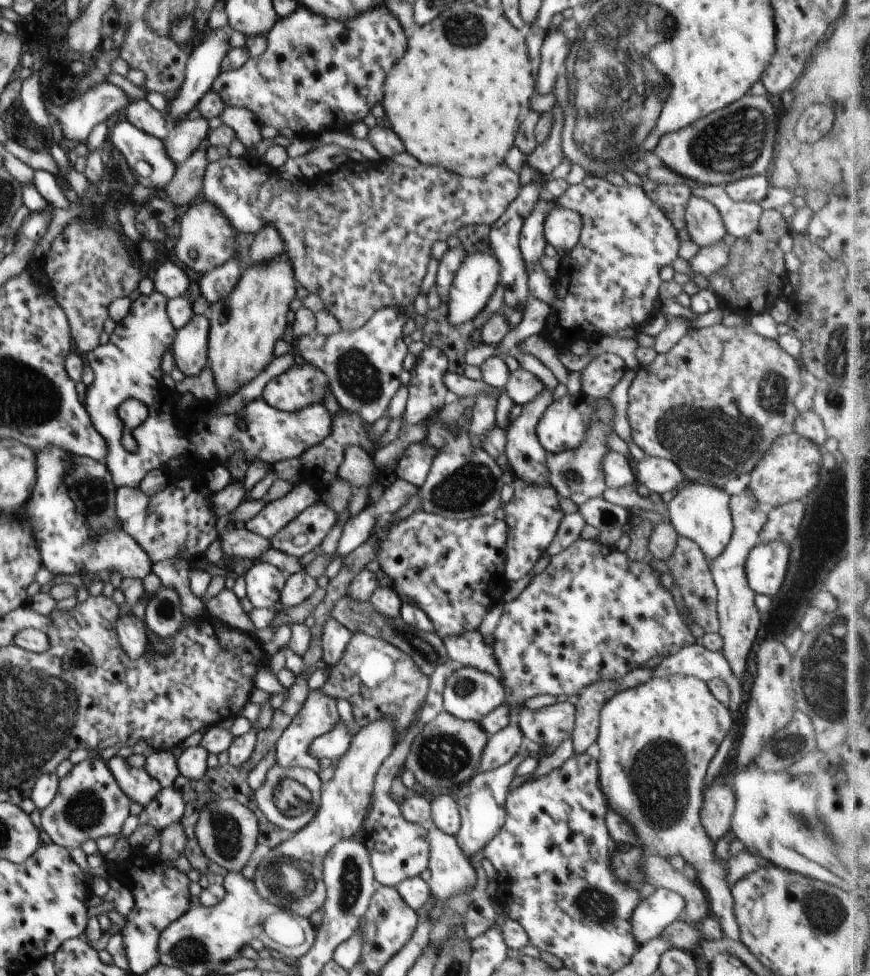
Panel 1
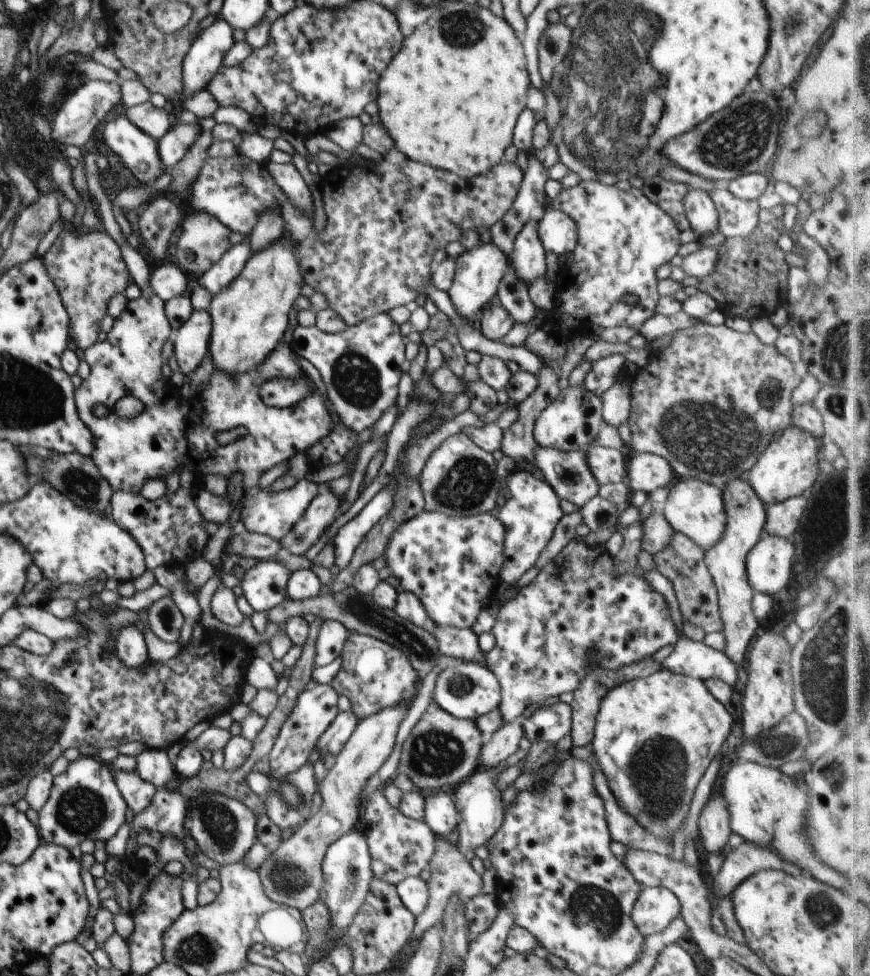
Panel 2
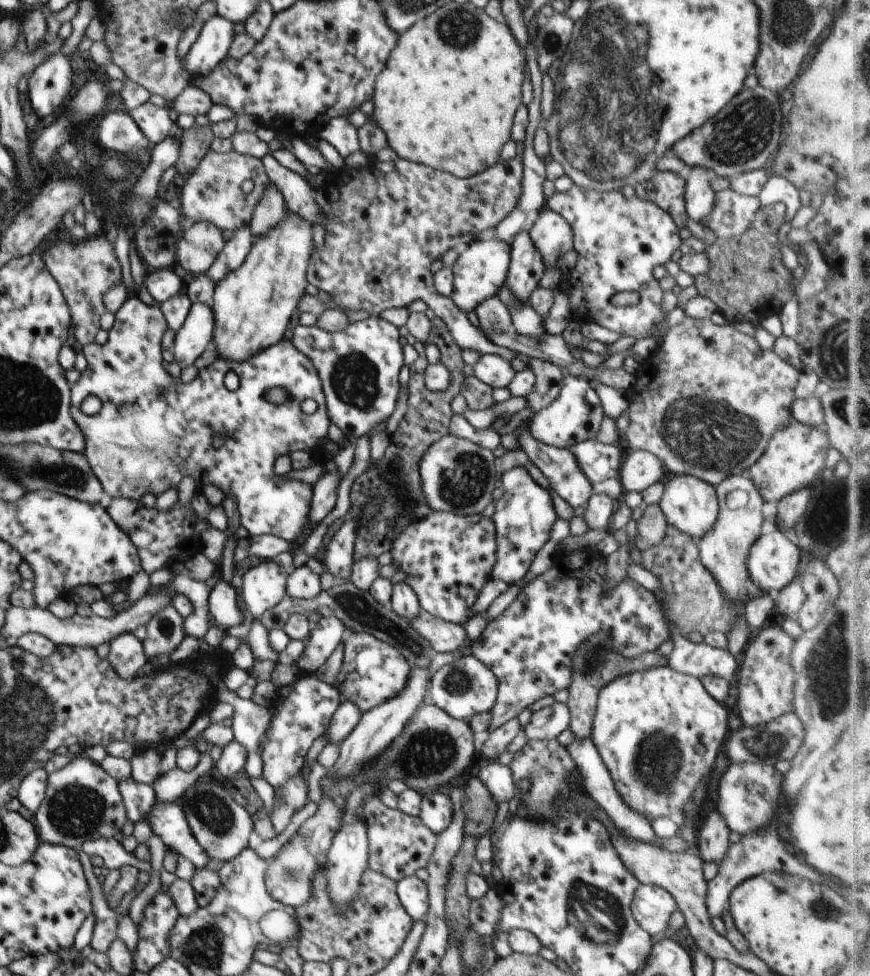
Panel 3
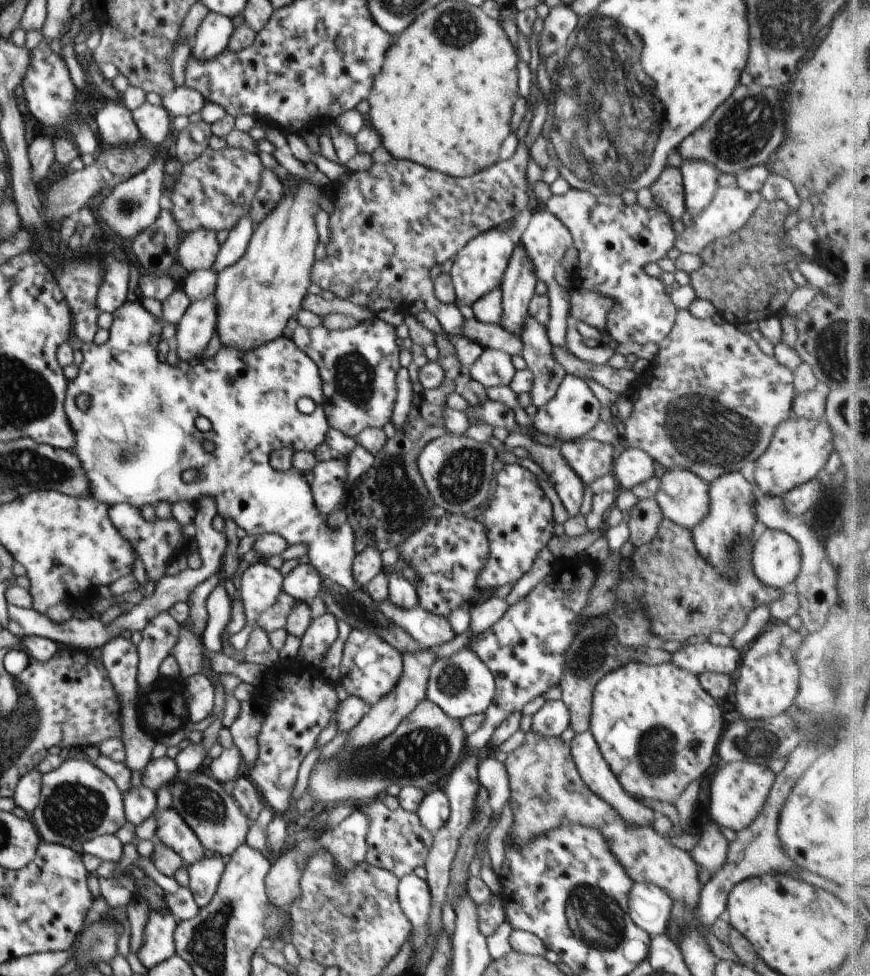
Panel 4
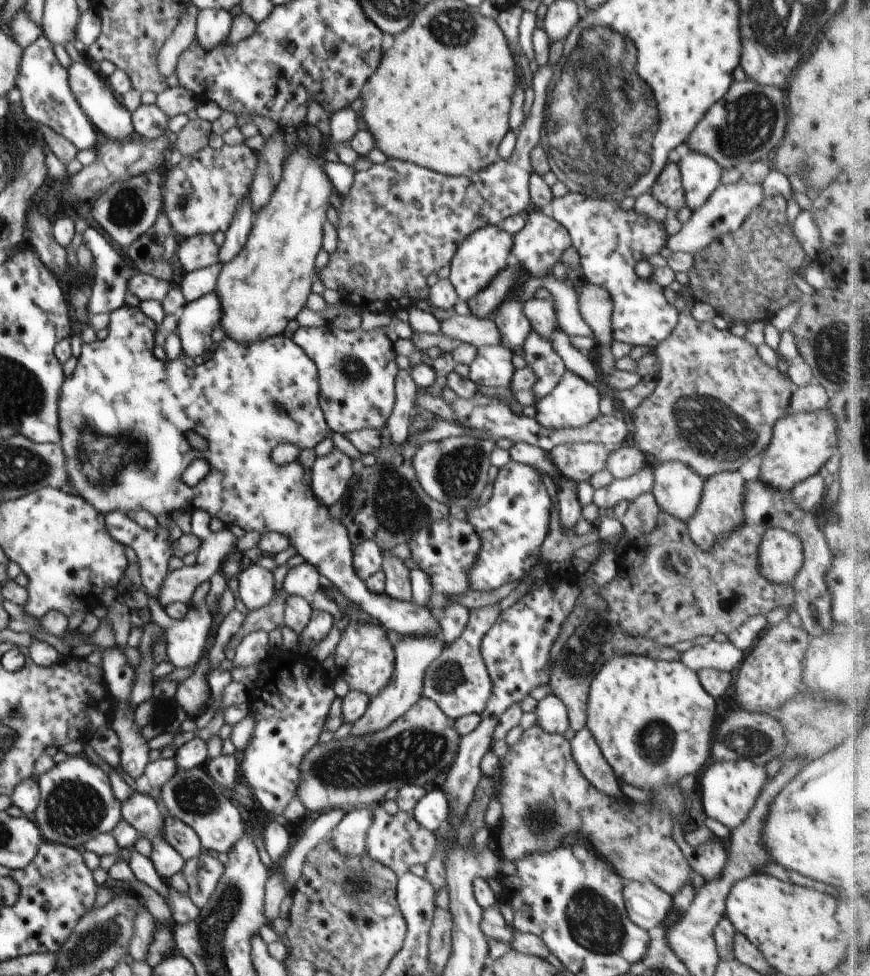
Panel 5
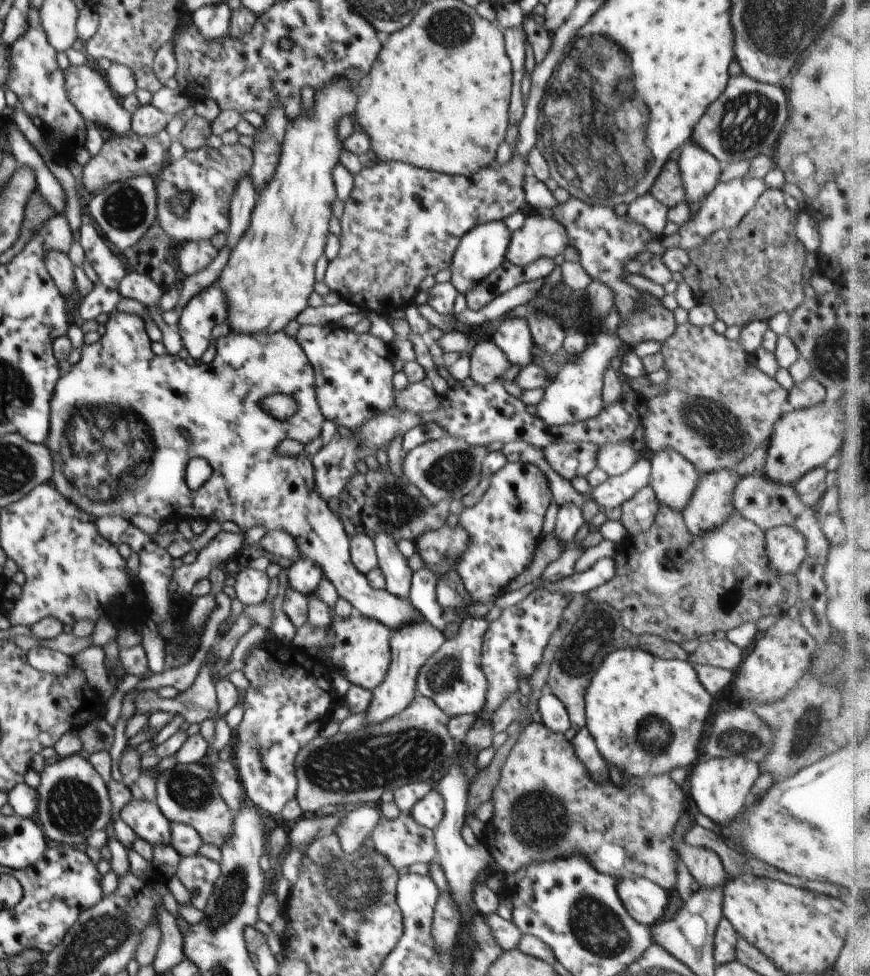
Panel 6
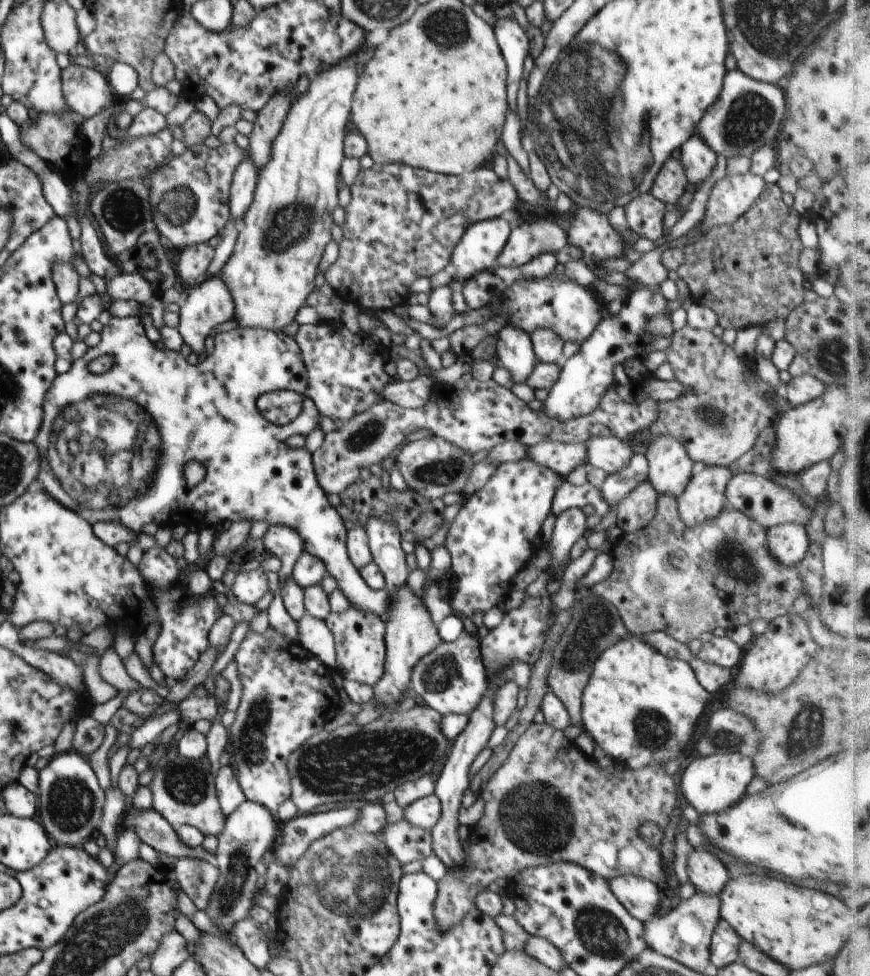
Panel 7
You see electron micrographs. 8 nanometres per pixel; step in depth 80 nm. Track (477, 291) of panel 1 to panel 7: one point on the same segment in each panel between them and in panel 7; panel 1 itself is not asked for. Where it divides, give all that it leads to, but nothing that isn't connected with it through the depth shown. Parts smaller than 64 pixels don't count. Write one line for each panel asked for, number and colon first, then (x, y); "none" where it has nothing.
2: (478, 272)
3: (479, 271)
4: (478, 268)
5: (482, 255)
6: (483, 249)
7: (478, 249)

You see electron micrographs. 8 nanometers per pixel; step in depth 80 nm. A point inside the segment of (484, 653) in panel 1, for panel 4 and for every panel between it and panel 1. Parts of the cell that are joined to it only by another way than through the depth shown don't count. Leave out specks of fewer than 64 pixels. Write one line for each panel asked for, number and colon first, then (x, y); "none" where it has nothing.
2: (461, 644)
3: (443, 636)
4: (431, 631)

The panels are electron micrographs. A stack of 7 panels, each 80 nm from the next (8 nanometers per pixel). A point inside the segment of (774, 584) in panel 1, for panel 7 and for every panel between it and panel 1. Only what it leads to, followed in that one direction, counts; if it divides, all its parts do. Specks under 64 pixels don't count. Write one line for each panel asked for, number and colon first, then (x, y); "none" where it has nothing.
2: (769, 564)
3: (774, 561)
4: (775, 557)
5: (780, 553)
6: (785, 547)
7: (789, 542)

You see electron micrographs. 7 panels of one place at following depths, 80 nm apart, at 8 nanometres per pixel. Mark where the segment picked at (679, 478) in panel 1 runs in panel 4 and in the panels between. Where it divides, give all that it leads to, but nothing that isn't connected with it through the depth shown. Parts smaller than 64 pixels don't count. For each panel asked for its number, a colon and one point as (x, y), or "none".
2: (647, 472)
3: (641, 469)
4: (633, 466)

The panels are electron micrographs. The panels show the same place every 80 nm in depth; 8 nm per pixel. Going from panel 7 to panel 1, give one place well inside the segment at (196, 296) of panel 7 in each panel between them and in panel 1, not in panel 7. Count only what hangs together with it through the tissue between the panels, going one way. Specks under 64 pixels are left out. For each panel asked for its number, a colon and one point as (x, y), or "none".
1: (190, 346)
2: (191, 342)
3: (190, 341)
4: (196, 328)
5: (197, 319)
6: (209, 308)

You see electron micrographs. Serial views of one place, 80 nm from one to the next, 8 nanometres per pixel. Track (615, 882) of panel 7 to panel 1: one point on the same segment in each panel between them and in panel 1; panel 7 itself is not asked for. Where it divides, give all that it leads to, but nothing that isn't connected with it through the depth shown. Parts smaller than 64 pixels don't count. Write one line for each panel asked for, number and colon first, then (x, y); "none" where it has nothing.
1: (652, 916)
2: (656, 907)
3: (652, 906)
4: (650, 907)
5: (647, 905)
6: (645, 901)

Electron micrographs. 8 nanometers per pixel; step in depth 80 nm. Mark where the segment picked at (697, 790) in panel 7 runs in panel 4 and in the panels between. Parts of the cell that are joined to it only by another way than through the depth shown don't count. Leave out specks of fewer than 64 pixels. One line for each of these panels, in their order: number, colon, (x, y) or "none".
4: (738, 792)
5: (729, 788)
6: (720, 787)

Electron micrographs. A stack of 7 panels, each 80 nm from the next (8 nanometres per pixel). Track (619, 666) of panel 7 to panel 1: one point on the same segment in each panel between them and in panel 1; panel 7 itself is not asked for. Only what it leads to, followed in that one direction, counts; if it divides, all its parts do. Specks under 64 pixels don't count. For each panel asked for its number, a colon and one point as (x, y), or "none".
1: (656, 740)
2: (655, 737)
3: (658, 732)
4: (657, 728)
5: (653, 721)
6: (638, 706)

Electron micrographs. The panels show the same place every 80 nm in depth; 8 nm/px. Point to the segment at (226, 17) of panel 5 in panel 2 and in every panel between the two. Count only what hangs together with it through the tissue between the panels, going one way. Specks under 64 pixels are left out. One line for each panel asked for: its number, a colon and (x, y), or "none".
2: (205, 57)
3: (211, 47)
4: (212, 37)

